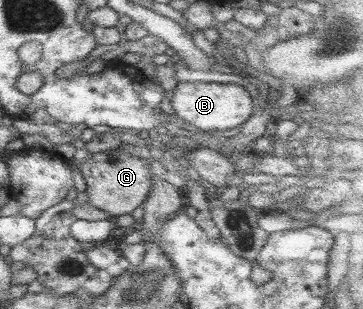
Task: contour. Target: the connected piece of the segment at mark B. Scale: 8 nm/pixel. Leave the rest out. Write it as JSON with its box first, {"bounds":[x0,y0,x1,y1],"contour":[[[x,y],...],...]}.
{"bounds":[169,82,254,133],"contour":[[[177,82],[169,93],[171,111],[186,127],[200,133],[222,132],[241,126],[254,110],[250,95],[242,86],[232,83]]]}

